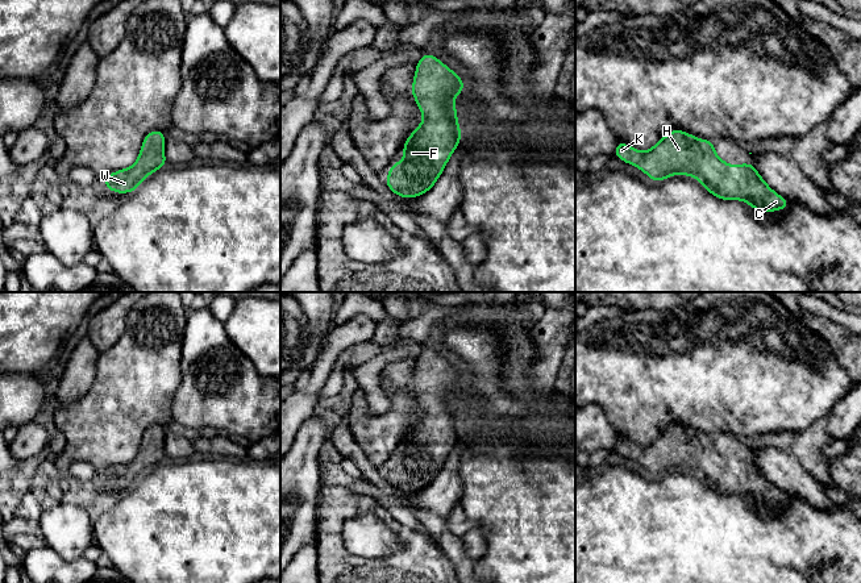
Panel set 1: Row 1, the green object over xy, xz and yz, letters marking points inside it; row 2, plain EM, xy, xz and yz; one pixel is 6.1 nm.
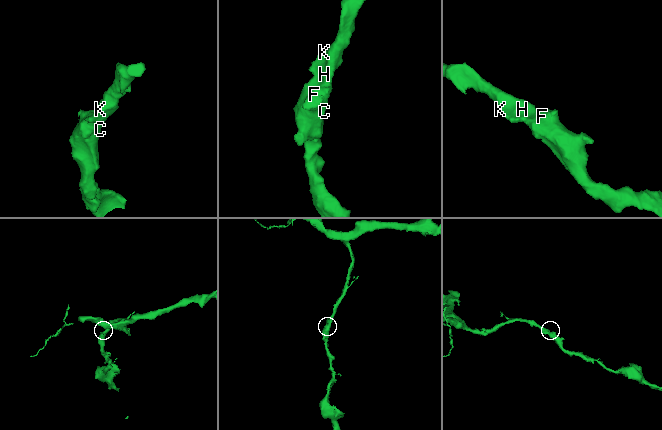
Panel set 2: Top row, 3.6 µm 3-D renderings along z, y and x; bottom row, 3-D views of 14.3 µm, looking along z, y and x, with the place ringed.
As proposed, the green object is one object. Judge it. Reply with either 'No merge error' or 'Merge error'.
No merge error

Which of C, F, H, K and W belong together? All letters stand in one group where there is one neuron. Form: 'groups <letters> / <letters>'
groups C F H K W

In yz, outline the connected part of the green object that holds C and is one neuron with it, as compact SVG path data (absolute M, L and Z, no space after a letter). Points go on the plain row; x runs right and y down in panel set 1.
M679 424L665 429L648 446L619 436L613 450L639 462L653 476L675 469L690 470L720 495L744 495L762 508L787 504L789 495L766 479L753 458L729 461L716 450L711 434L699 434Z

